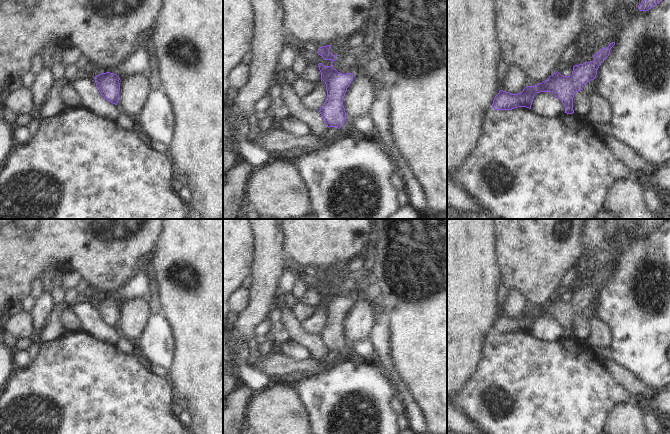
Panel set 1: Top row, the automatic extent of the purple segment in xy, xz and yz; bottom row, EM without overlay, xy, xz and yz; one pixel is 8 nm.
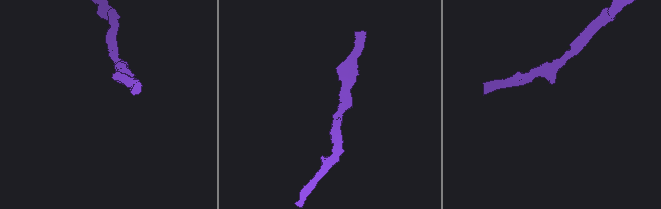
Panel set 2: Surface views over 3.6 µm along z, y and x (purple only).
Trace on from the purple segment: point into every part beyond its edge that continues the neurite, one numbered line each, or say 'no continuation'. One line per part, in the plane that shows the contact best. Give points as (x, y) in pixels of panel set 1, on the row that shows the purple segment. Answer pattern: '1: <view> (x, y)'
no continuation

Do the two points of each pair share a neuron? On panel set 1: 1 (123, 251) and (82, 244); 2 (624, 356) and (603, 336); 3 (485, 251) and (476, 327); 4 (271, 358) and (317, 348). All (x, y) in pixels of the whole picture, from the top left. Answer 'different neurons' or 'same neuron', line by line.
1: same neuron
2: different neurons
3: same neuron
4: different neurons

